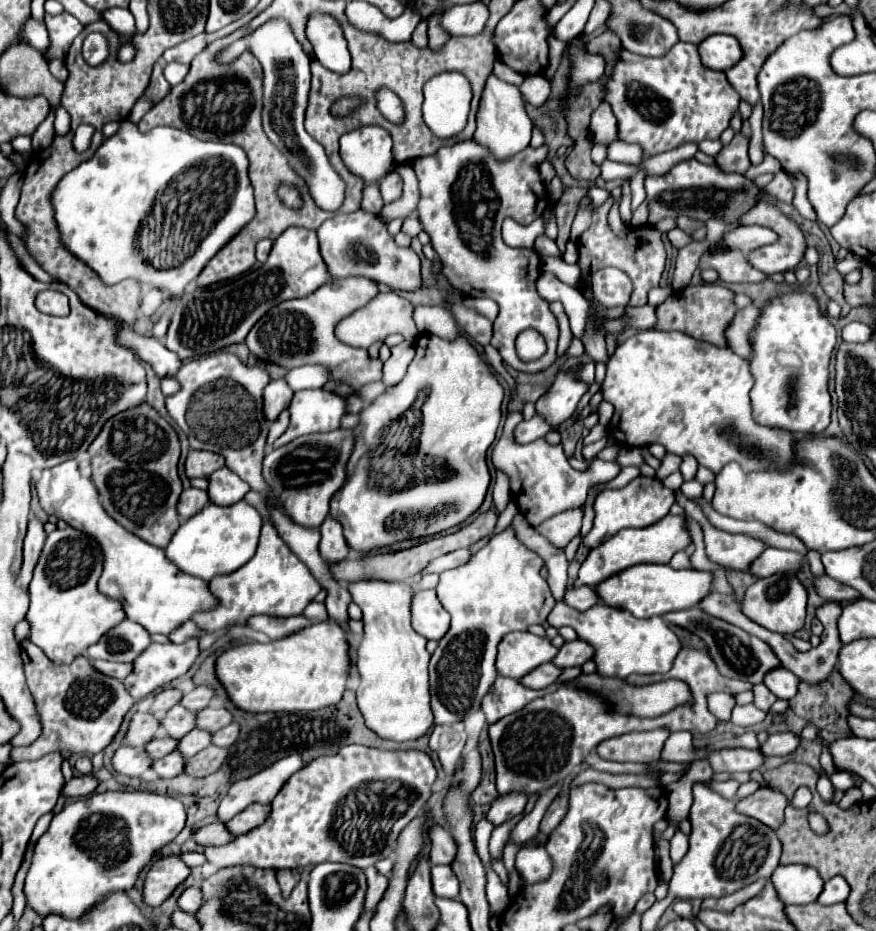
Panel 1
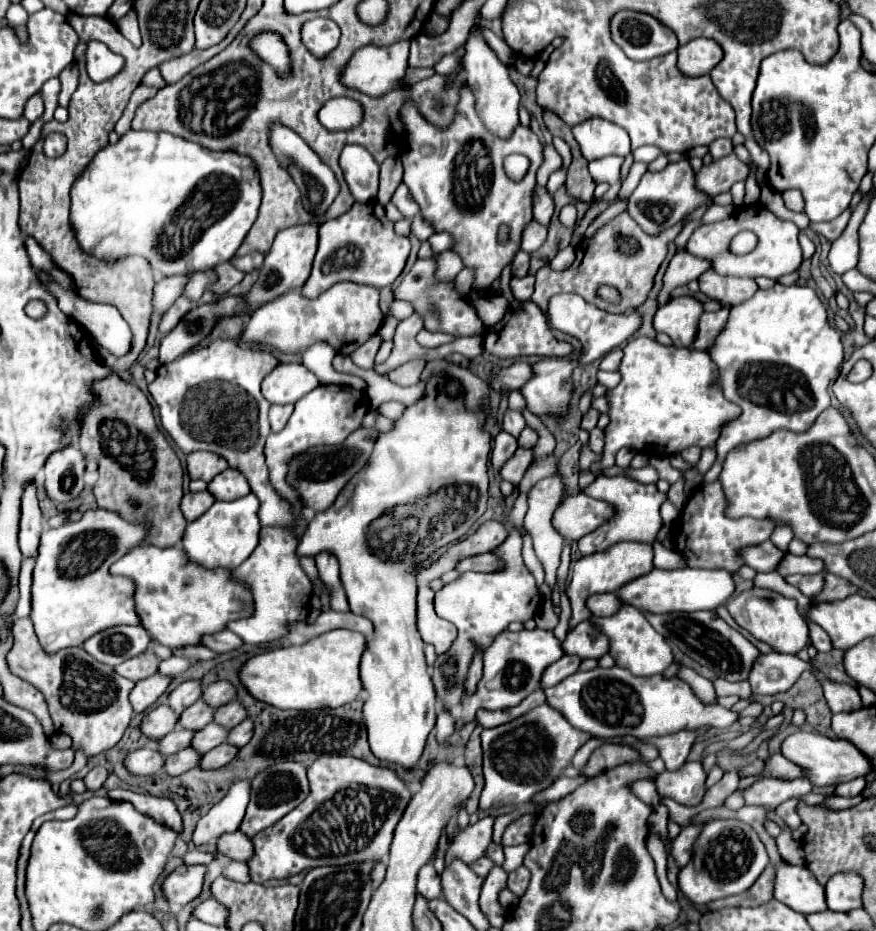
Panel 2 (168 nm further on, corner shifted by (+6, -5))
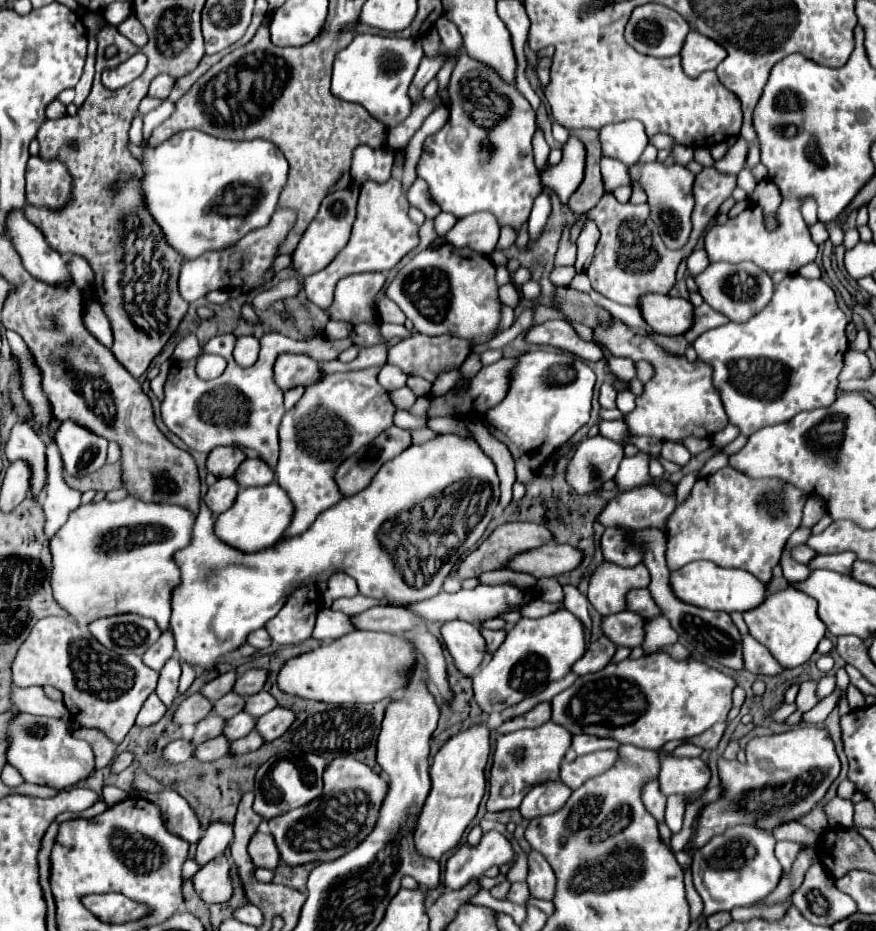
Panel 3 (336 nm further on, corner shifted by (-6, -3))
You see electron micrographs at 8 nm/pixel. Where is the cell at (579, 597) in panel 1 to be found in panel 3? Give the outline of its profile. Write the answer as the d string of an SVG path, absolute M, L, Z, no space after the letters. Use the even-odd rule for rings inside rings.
M647 588L631 590L627 594L627 608L639 612L643 618L657 618L657 616L661 616L661 610L659 610L659 606L655 606L655 600L651 598L651 592Z

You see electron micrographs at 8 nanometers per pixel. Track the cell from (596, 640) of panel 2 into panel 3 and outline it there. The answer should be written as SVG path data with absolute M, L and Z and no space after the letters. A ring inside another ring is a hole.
M625 610L603 618L603 632L617 646L635 648L643 644L643 622L645 618L641 618L637 612Z

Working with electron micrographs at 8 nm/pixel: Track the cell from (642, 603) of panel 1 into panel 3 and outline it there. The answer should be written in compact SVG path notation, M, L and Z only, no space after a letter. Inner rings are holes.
M691 562L683 566L681 570L671 572L671 586L675 590L675 596L681 598L687 604L703 606L707 610L721 610L721 612L747 612L759 606L765 600L767 588L765 584L755 578L753 574L747 574L747 570L733 570L733 568L721 568L713 562Z

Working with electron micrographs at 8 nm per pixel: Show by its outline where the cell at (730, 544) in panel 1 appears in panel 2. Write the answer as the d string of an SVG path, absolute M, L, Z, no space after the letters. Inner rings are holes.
M765 540L757 546L741 548L739 558L743 560L745 566L751 566L755 572L771 572L783 558L783 552L777 550L769 540Z

